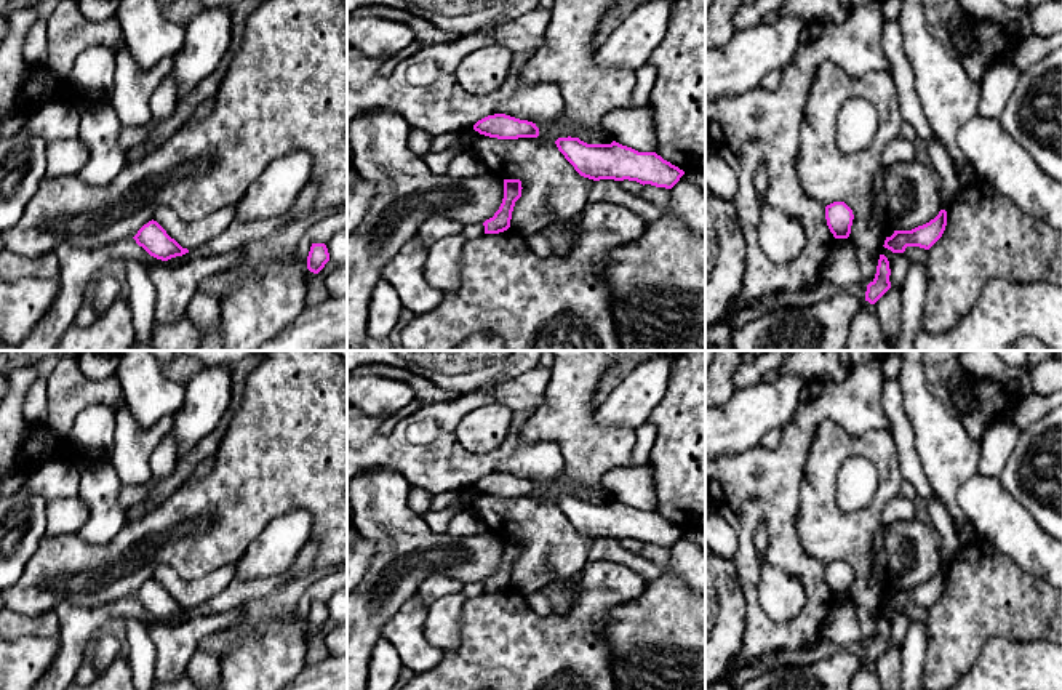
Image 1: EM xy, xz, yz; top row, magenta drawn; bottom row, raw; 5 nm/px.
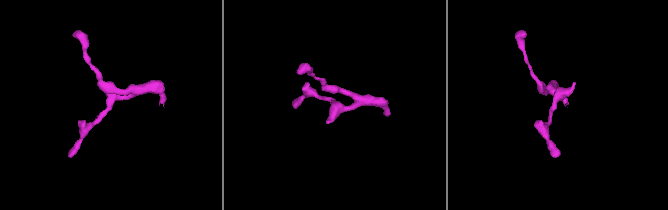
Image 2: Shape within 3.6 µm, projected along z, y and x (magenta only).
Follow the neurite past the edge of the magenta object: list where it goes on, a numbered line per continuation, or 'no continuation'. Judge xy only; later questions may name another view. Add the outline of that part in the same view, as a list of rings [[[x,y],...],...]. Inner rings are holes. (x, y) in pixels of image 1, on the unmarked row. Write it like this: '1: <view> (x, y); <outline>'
no continuation

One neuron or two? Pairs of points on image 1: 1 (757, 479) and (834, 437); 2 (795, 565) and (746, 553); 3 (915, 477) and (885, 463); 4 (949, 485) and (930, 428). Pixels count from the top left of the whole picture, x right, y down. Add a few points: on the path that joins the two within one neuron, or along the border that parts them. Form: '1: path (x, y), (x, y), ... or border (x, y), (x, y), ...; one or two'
1: border (829, 420), (818, 426), (800, 489); two
2: path (784, 541), (781, 529), (765, 513), (746, 529); one
3: border (890, 433), (896, 447), (899, 471), (906, 479); two
4: path (946, 471), (946, 449), (942, 442); one

